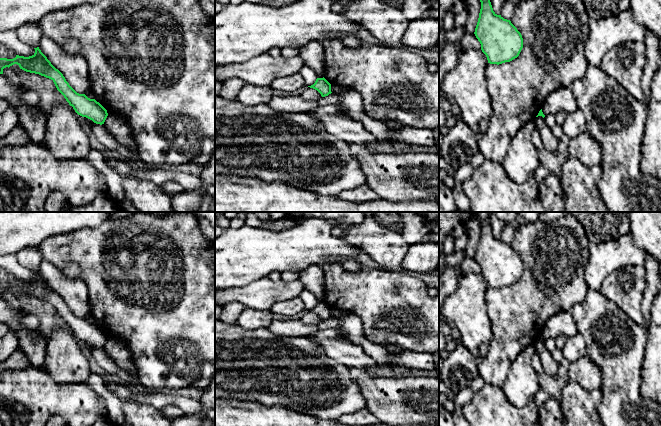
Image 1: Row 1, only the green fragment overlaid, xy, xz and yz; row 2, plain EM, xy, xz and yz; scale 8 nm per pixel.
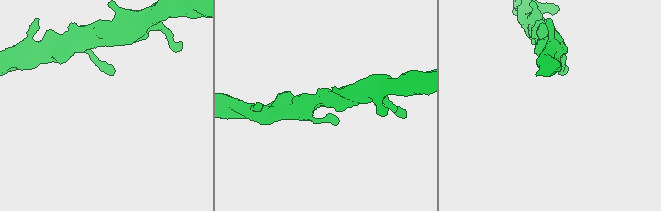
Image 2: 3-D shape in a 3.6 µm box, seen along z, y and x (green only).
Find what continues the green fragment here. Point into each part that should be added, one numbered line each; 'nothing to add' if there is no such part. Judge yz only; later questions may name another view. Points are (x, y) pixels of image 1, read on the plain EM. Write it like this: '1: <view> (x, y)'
nothing to add

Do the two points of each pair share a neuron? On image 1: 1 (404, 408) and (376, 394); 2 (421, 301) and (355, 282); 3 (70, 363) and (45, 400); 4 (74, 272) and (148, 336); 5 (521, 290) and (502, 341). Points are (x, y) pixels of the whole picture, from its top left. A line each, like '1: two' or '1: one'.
1: one
2: one
3: two
4: two
5: one

